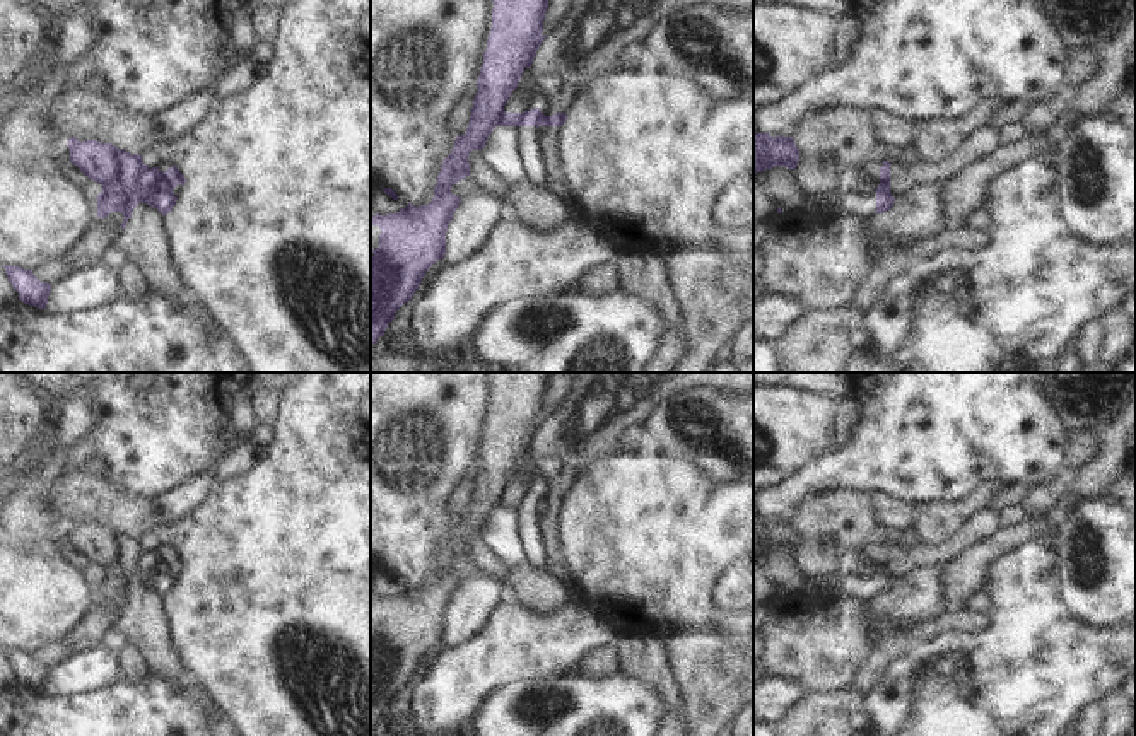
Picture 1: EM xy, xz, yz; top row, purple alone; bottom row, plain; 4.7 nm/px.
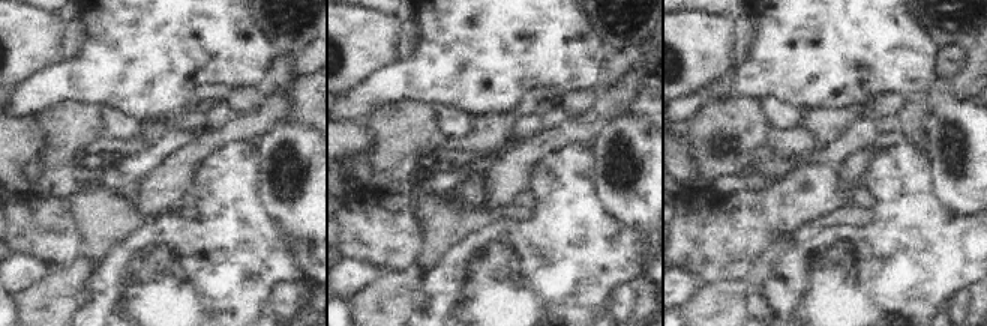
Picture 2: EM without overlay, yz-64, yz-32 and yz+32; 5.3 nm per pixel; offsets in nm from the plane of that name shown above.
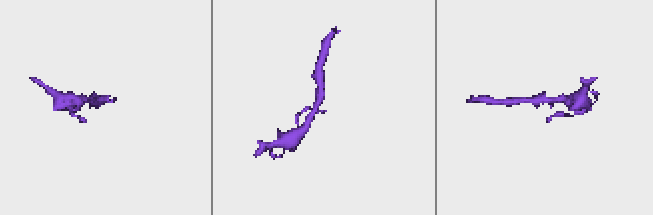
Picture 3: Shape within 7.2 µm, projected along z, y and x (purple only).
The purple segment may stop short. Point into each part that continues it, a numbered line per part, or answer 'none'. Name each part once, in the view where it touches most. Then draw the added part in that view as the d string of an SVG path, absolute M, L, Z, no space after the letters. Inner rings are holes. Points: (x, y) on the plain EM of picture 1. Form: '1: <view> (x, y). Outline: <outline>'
none

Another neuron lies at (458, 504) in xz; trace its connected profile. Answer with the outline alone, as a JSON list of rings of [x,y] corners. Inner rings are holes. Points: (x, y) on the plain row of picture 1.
[[[475,466],[465,478],[461,478],[460,485],[454,488],[451,499],[448,500],[448,511],[453,516],[466,516],[477,473],[478,470]]]

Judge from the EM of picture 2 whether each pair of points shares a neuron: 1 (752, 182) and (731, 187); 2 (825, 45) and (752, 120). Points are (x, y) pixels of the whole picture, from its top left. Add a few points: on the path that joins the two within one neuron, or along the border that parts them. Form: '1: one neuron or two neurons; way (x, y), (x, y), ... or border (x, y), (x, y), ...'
1: one neuron; way (747, 182), (735, 184)
2: two neurons; border (726, 98), (750, 96), (761, 102)

